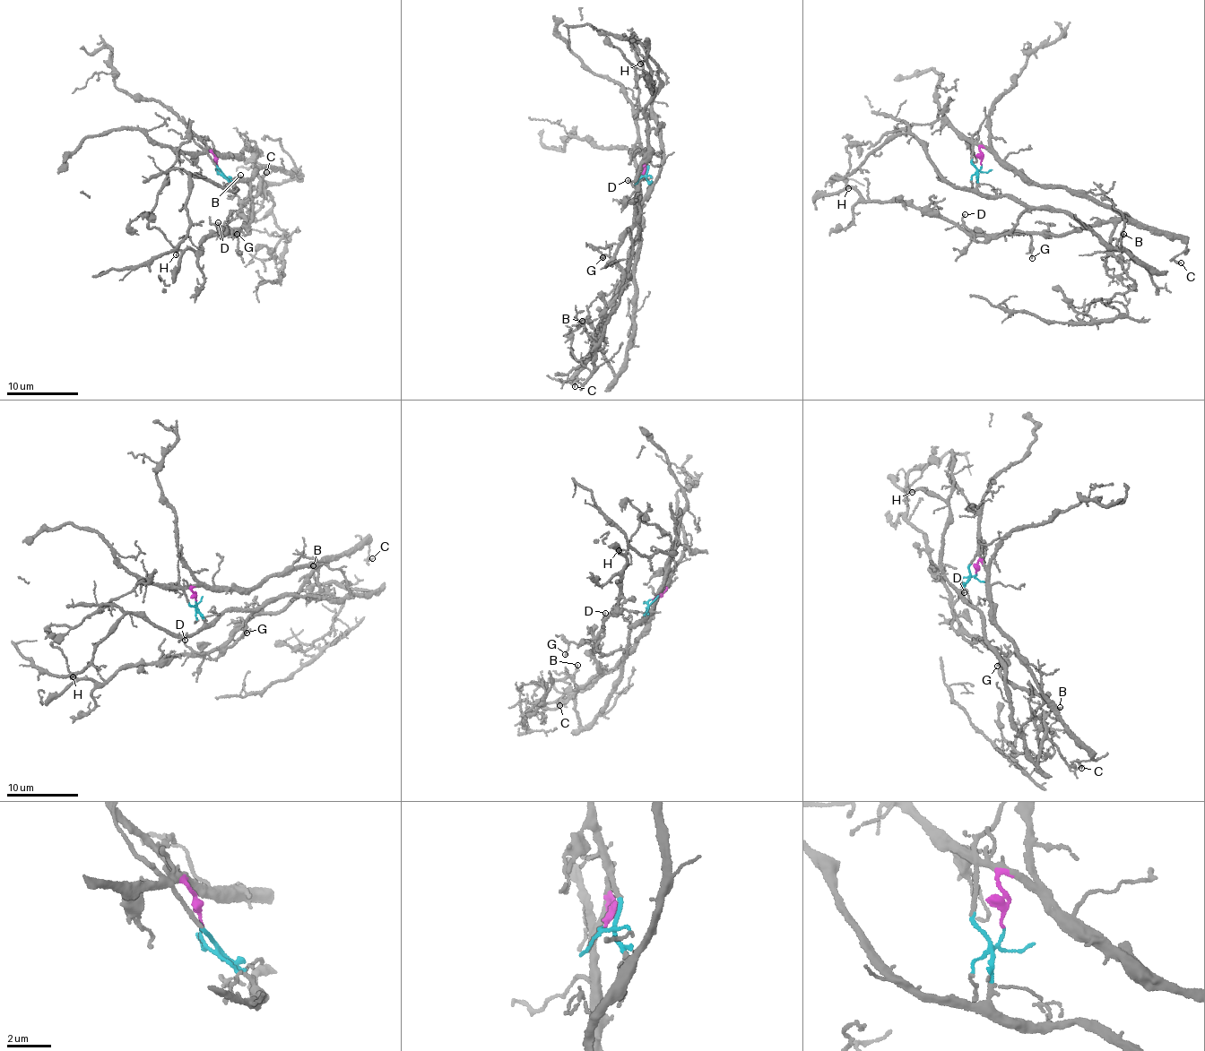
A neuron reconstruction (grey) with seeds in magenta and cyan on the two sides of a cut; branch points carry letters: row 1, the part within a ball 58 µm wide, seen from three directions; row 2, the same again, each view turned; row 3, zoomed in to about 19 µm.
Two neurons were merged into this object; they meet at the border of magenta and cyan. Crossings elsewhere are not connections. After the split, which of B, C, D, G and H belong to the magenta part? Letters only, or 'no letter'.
C, G

